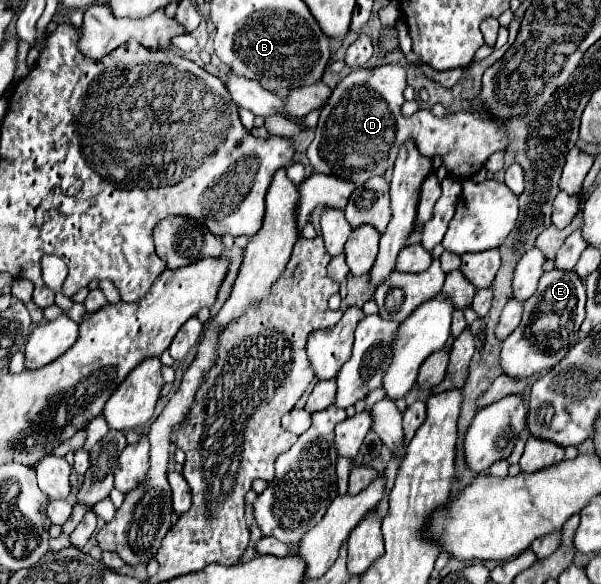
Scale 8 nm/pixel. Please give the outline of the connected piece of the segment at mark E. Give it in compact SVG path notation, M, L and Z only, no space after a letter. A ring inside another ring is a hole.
M553 269L553 271L547 271L543 273L543 277L539 279L539 287L537 291L523 303L523 319L521 323L517 325L517 331L513 331L503 343L501 343L501 355L499 355L499 365L503 369L505 375L513 377L513 379L525 379L525 377L535 377L539 375L541 371L547 371L547 369L553 369L567 353L569 349L579 341L579 327L585 319L585 285L583 281L575 275L575 271L559 271L559 269ZM545 313L555 313L559 315L559 329L555 333L541 333L537 335L537 339L533 339L531 335L531 327L533 323L545 315Z

